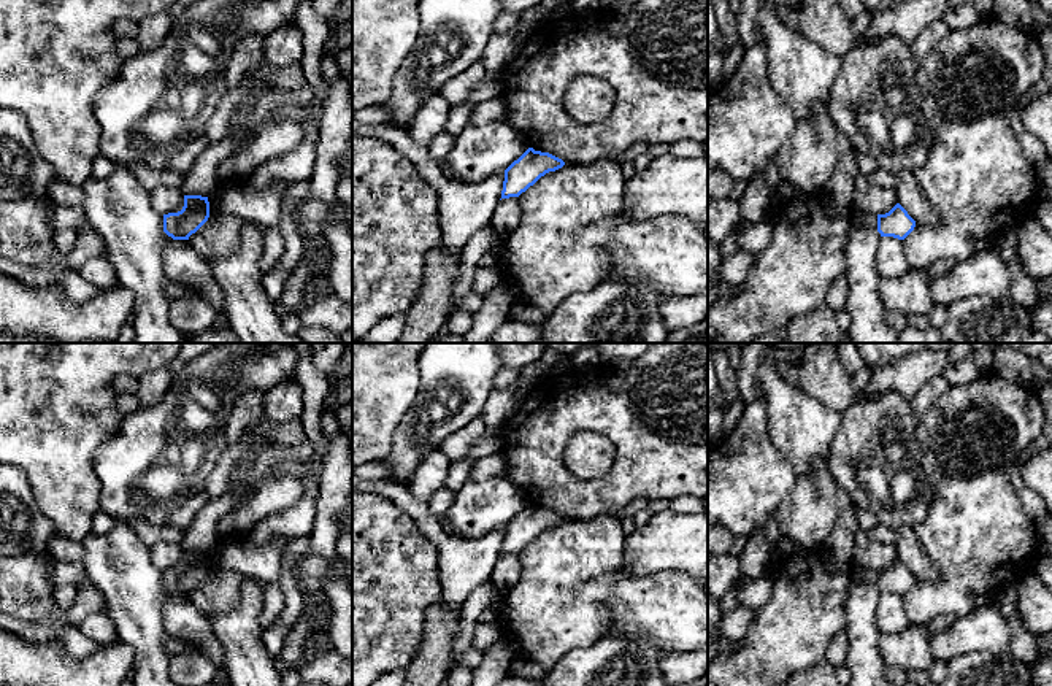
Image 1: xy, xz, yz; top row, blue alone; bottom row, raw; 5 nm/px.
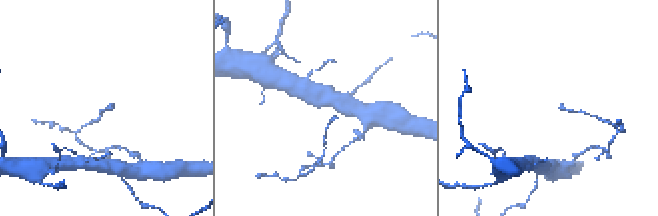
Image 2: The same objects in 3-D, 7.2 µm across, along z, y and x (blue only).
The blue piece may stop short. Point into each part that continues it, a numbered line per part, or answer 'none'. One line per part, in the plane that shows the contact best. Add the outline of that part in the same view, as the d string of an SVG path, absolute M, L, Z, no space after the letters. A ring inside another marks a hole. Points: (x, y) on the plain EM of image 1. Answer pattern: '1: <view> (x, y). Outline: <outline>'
none

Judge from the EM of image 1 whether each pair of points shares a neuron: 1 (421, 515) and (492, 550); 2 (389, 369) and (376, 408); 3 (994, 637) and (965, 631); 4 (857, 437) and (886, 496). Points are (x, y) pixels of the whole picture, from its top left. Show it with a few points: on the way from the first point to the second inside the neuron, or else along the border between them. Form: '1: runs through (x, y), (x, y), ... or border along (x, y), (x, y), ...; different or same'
1: runs through (437, 532), (454, 550), (475, 550); same
2: runs through (380, 378), (376, 381), (376, 399); same
3: runs through (987, 631), (971, 631); same
4: runs through (857, 453), (859, 477), (870, 488); same

